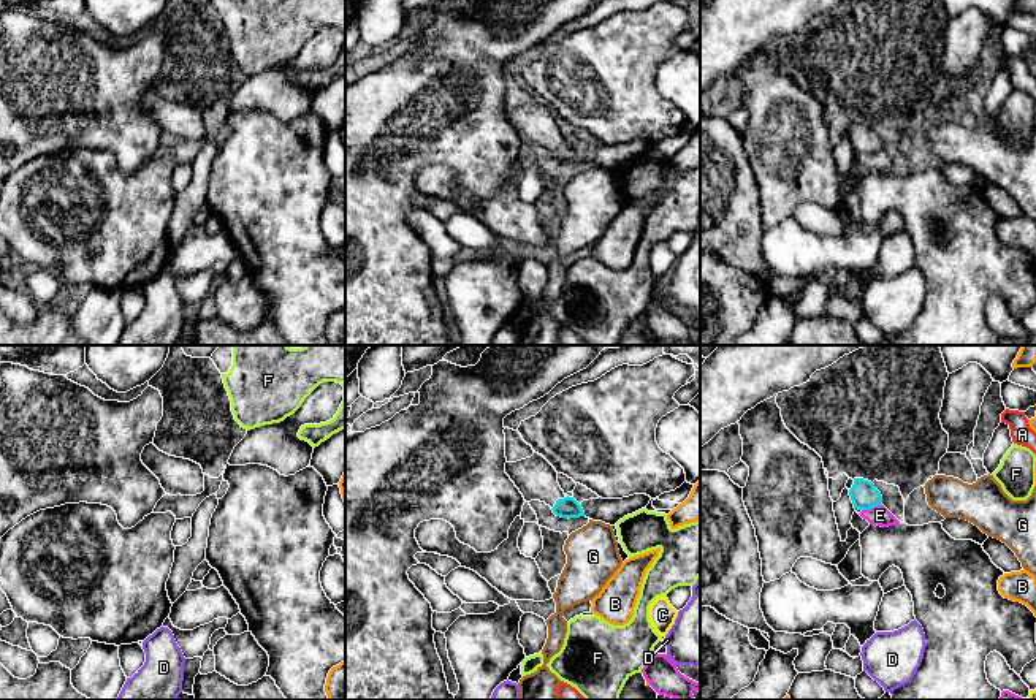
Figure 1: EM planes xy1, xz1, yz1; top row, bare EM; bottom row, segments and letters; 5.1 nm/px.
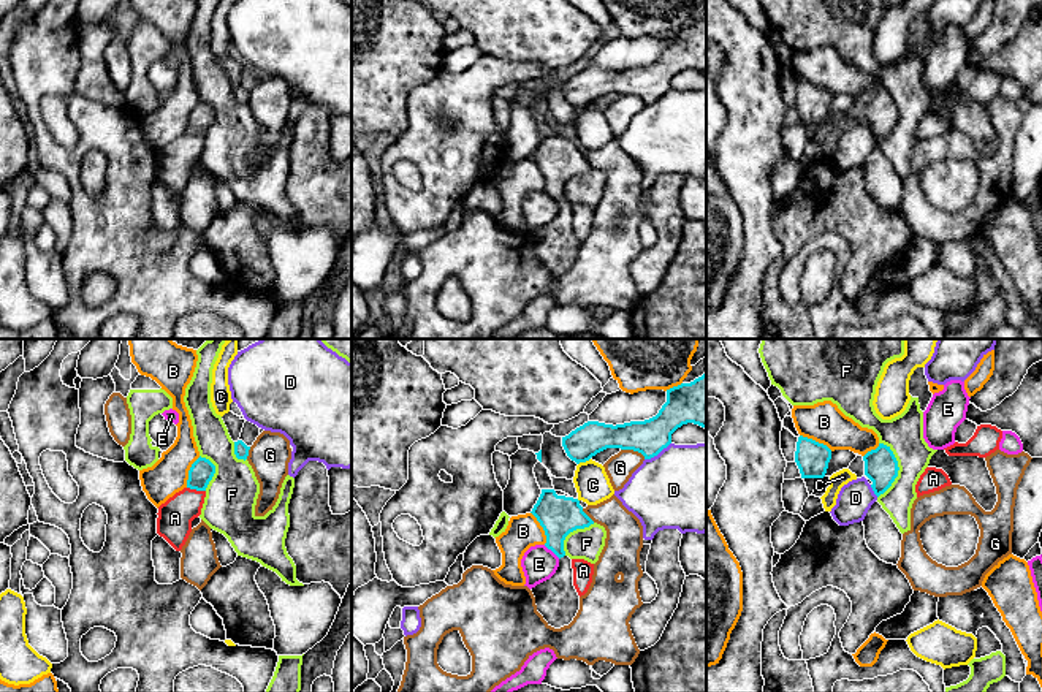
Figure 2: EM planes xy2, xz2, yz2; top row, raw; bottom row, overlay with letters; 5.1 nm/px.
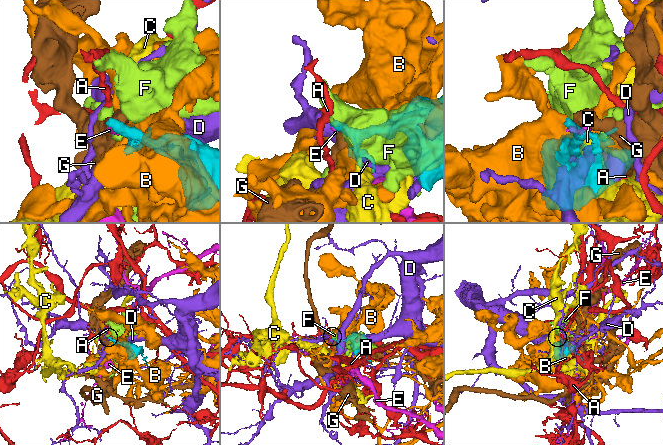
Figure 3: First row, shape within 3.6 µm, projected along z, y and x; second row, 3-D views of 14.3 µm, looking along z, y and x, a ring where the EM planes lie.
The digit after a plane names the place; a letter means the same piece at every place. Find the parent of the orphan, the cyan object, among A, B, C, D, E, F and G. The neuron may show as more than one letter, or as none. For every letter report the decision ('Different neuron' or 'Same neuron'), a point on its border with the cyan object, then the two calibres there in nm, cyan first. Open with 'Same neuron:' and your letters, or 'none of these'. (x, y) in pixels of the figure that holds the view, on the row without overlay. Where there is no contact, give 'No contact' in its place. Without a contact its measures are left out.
Same neuron: none of these
A: Different neuron. Touches cyan at xy2 (197, 135). Thickness 120 nm (cyan) against 180 nm
B: Different neuron. Touches cyan at xz2 (542, 171). Thickness 200 nm (cyan) against 170 nm
C: Different neuron. Touches cyan at xz2 (583, 106). Thickness 160 nm (cyan) against 180 nm
D: Different neuron. Touches cyan at xz2 (657, 98). Thickness 180 nm (cyan) against 440 nm
E: Different neuron. Touches cyan at yz1 (872, 152). Thickness 140 nm (cyan) against 100 nm
F: Different neuron. Touches cyan at yz2 (898, 114). Thickness 170 nm (cyan) against 190 nm
G: Different neuron. Touches cyan at xz2 (634, 95). Thickness 180 nm (cyan) against 140 nm

